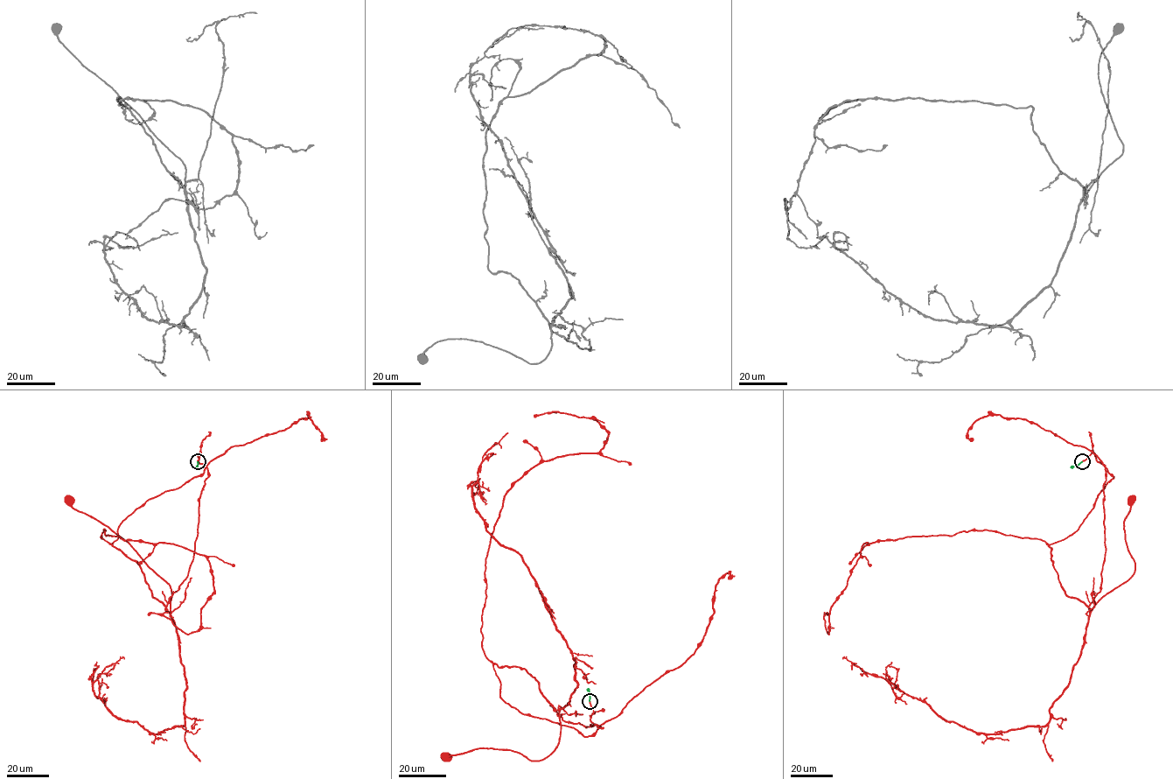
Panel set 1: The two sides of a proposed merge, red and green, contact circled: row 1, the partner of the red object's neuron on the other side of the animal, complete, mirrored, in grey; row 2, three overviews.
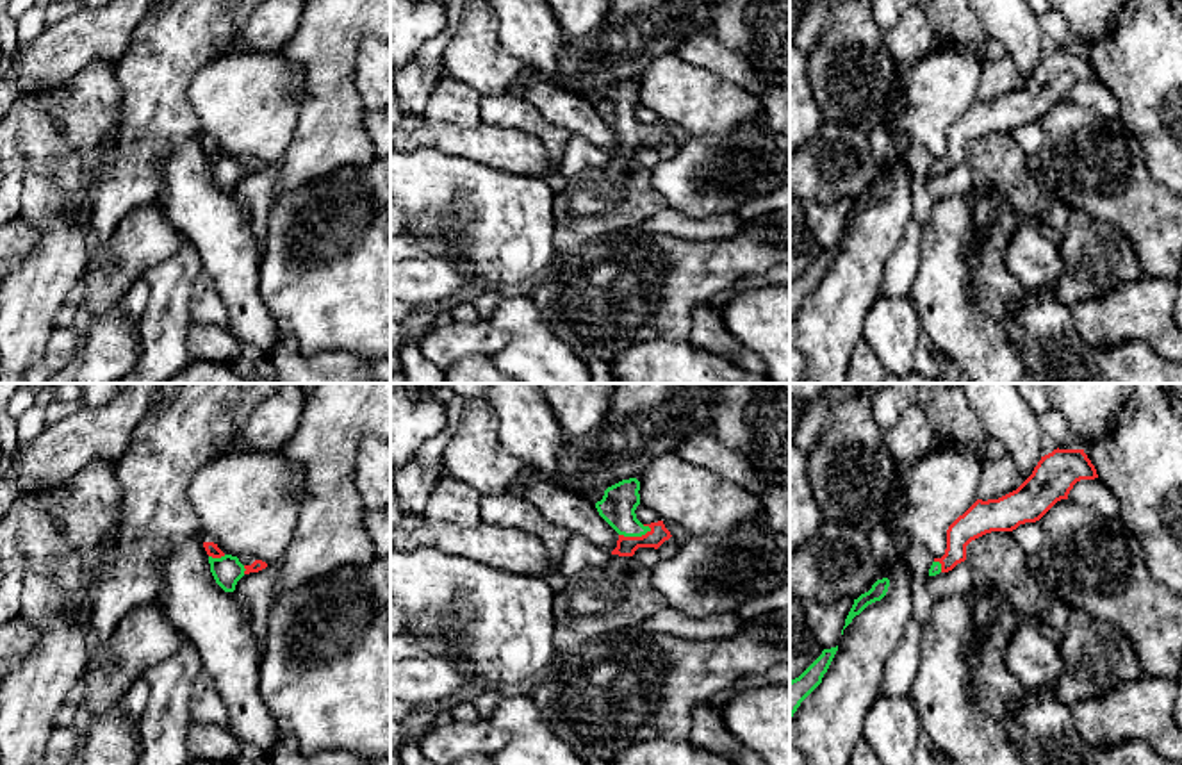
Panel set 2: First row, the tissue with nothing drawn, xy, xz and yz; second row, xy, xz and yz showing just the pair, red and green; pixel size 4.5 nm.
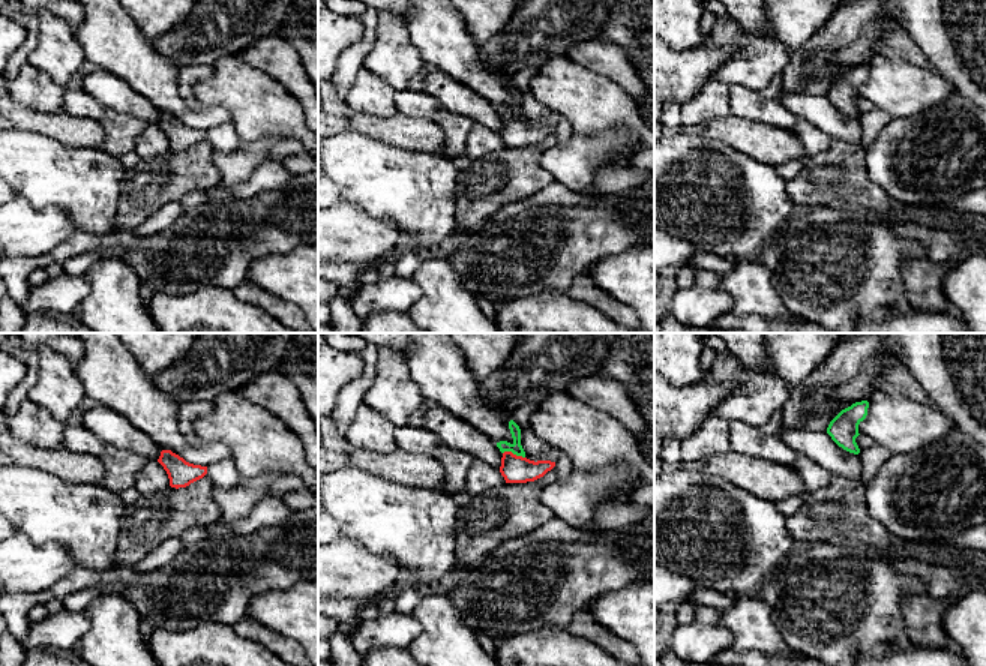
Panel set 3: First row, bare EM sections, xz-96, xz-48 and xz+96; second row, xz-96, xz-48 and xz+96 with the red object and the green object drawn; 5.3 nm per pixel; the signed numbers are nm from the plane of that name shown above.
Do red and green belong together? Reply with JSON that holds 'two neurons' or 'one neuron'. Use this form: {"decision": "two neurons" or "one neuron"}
{"decision": "one neuron"}

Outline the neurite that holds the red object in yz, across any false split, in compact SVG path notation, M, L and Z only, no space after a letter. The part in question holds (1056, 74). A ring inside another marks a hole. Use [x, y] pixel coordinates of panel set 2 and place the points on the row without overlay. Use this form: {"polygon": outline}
{"polygon": "M1054 50L1041 57L1032 75L1013 93L998 100L977 100L963 116L947 130L947 150L941 159L934 159L929 177L952 171L966 160L966 146L991 132L1013 132L1020 125L1039 121L1057 102L1068 100L1070 91L1080 80L1098 78L1095 66L1084 50Z"}

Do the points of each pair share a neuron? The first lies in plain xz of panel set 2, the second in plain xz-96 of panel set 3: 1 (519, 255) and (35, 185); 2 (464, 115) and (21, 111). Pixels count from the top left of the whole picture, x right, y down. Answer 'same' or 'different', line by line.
1: same
2: different

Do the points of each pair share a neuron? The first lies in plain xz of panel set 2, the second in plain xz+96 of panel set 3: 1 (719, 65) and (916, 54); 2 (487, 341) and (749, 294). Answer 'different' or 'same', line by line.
1: same
2: different

